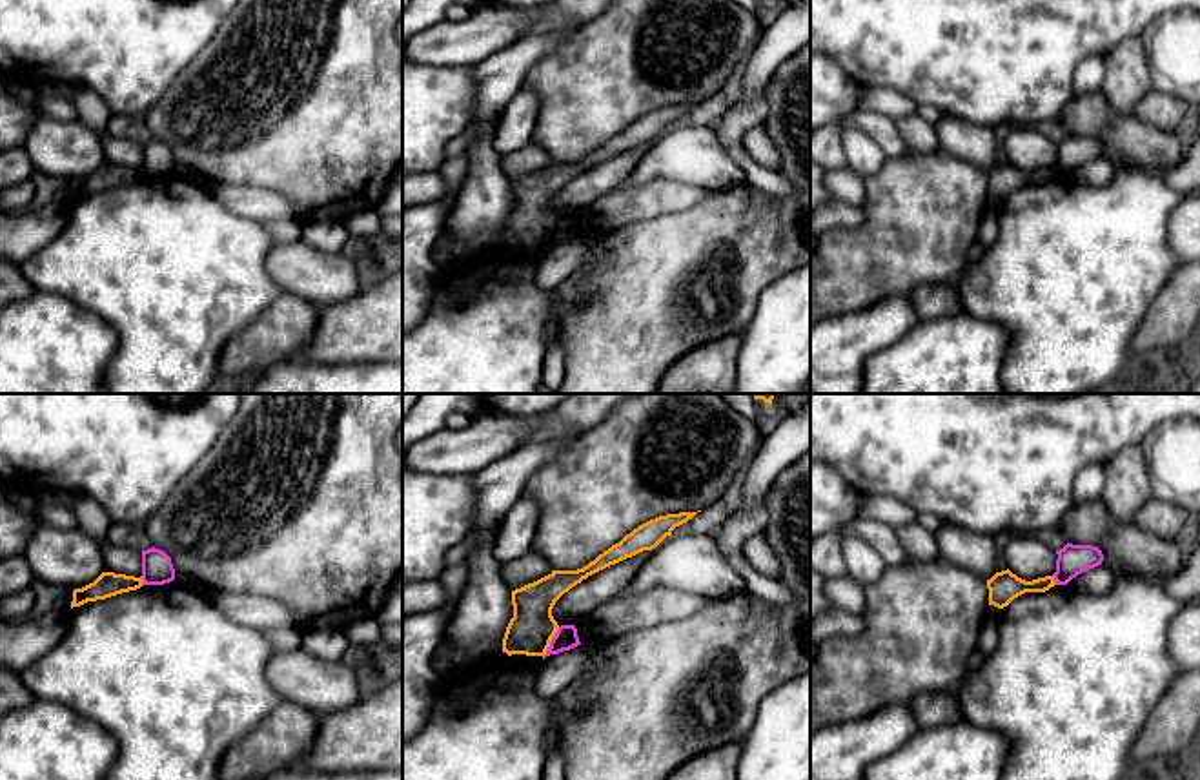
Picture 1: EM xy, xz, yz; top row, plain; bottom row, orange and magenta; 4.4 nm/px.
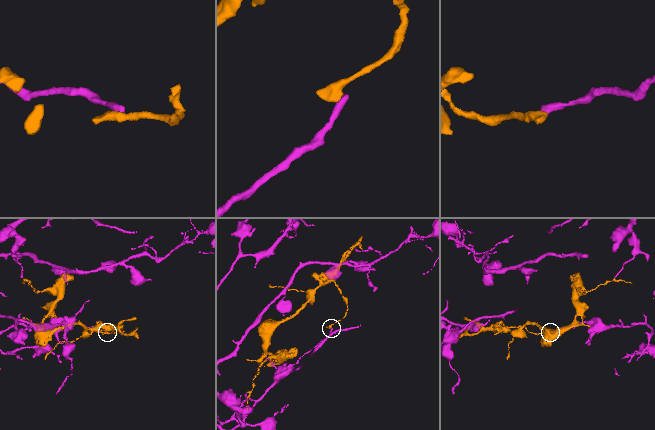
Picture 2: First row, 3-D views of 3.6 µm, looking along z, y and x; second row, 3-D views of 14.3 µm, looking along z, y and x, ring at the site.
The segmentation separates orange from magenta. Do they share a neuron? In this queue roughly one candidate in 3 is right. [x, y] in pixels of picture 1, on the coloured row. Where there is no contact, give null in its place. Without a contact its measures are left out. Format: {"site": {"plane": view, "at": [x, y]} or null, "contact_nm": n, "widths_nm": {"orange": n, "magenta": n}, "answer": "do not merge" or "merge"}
{"site": {"plane": "xz", "at": [550, 640]}, "contact_nm": 150, "widths_nm": {"orange": 200, "magenta": 100}, "answer": "do not merge"}

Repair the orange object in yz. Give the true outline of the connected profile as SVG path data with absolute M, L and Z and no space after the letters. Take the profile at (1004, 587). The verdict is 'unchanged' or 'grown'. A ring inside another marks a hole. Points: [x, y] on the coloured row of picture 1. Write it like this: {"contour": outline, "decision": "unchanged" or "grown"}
{"contour": "M1007 569L1007 570L996 572L991 580L987 580L989 605L1003 609L1014 598L1025 592L1045 592L1054 585L1056 581L1053 576L1025 581Z", "decision": "unchanged"}

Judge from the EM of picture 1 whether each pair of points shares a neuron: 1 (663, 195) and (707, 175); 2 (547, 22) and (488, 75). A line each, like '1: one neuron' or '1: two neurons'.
1: two neurons
2: two neurons

